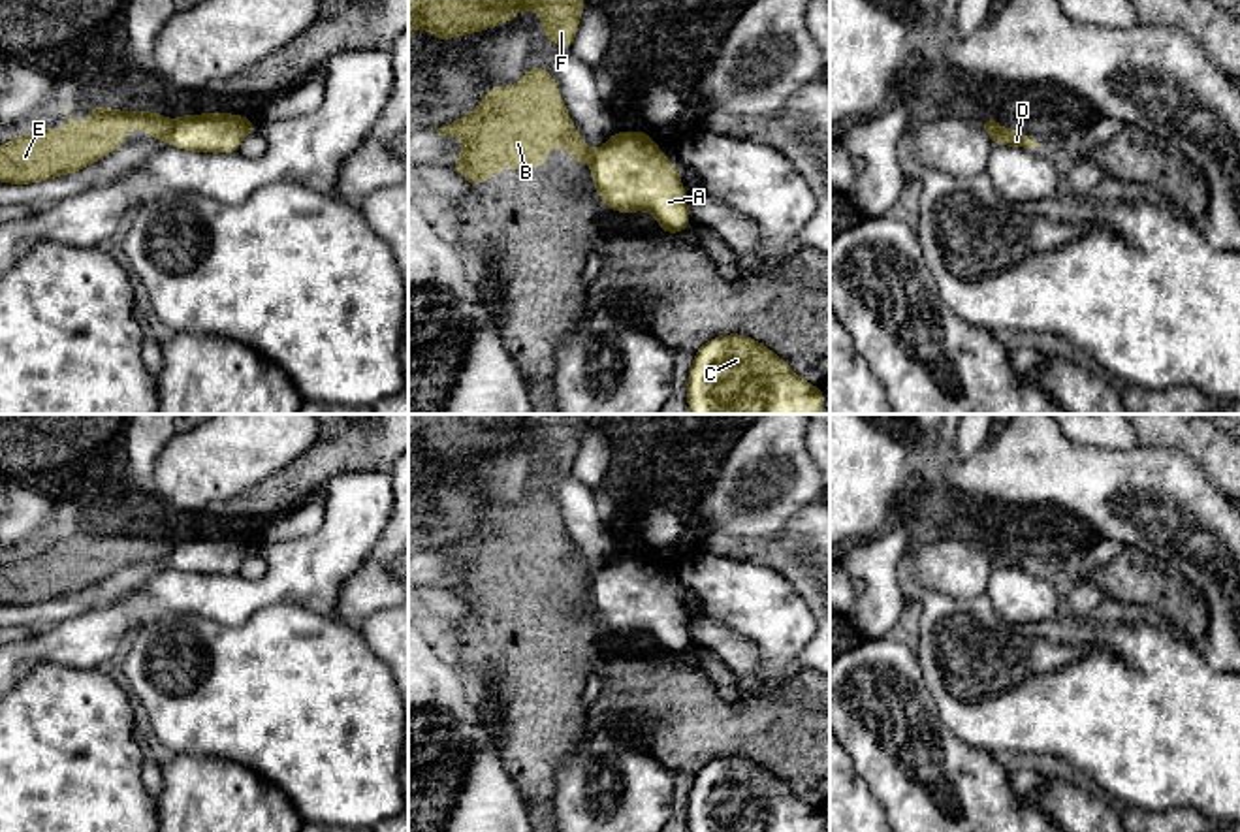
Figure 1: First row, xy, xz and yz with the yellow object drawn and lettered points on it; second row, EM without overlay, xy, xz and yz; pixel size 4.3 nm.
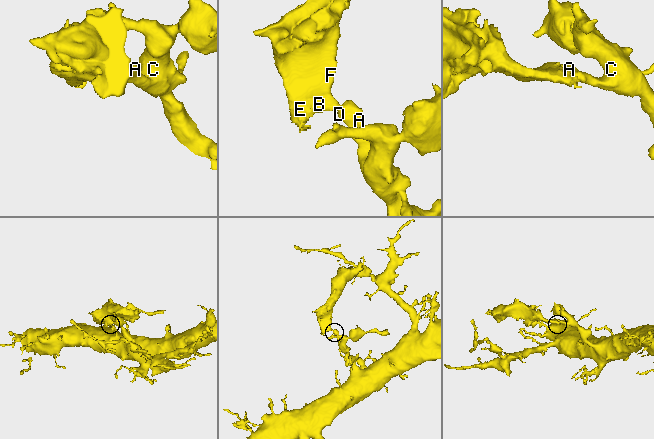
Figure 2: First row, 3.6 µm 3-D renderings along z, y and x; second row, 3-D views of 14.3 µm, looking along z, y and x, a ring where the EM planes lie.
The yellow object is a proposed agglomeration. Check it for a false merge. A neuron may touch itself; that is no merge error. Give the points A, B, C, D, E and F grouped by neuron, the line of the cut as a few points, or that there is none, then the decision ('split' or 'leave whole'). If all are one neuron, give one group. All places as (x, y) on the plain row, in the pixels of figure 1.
A C D / B E F | xy (174, 544), (166, 561) | split

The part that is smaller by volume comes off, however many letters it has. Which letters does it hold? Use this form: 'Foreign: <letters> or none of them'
Foreign: B, E, F

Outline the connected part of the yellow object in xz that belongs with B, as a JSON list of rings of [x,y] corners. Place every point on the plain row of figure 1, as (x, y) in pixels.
[[[533,488],[516,506],[493,506],[469,536],[433,553],[463,561],[465,568],[450,587],[470,608],[484,606],[497,591],[538,591],[553,568],[566,568],[572,584],[591,585],[595,576],[572,546],[553,497],[542,488]]]

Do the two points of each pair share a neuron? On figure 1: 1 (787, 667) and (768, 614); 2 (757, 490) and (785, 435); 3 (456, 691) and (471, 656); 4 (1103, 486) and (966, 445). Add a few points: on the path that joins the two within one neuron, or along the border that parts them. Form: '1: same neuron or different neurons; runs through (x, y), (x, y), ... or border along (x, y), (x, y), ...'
1: same neuron; runs through (779, 654), (779, 627)
2: same neuron; runs through (766, 477), (774, 448)
3: different neurons; border along (456, 665), (478, 697)
4: different neurons; border along (954, 433), (962, 454), (971, 452), (983, 441)

